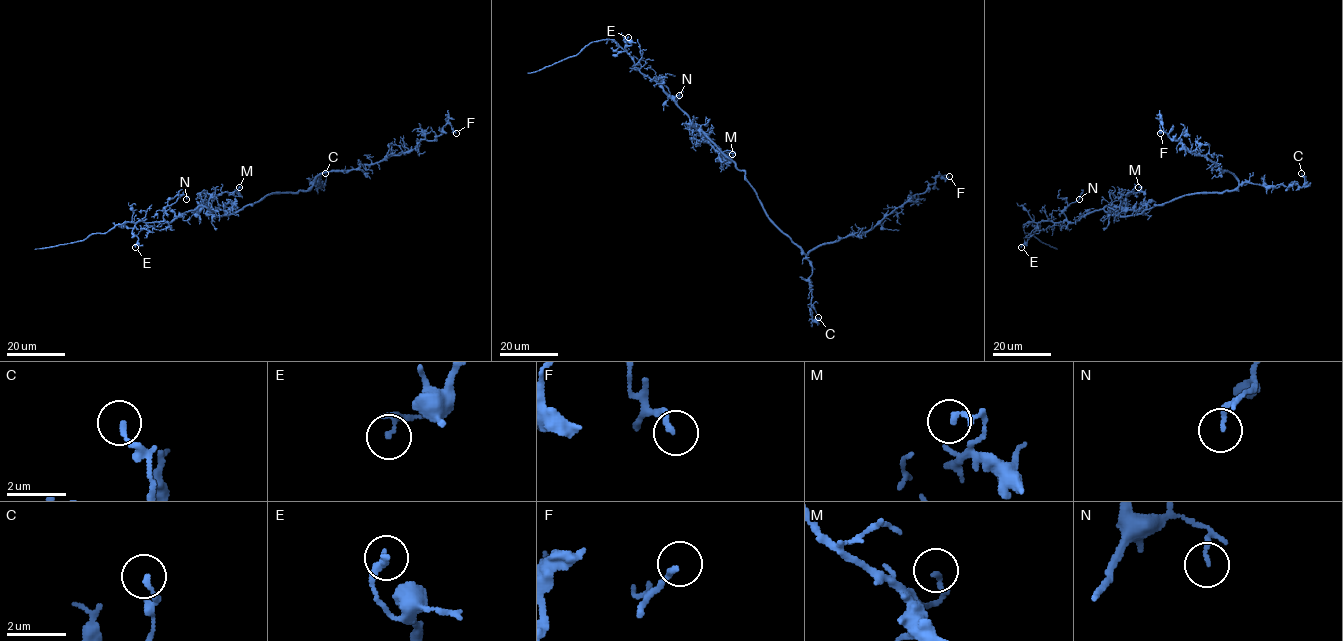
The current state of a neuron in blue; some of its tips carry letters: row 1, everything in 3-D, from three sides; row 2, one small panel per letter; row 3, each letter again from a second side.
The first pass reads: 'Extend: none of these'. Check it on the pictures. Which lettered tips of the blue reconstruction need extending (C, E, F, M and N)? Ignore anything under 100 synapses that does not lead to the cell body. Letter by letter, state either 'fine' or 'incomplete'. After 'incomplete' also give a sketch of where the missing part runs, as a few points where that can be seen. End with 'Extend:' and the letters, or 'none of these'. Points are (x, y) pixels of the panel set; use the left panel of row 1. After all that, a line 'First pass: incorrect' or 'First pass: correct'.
C: fine
E: fine
F: fine
M: fine
N: fine
Extend: none of these
First pass: correct

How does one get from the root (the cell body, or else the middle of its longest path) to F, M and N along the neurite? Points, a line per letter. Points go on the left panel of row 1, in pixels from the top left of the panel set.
F: (252, 204), (272, 193), (306, 191), (326, 172), (409, 153), (421, 139), (439, 136), (447, 123), (456, 133)
M: (252, 204), (231, 214), (209, 206), (211, 198), (239, 187)
N: (252, 204), (220, 216), (214, 216), (200, 206), (167, 222), (163, 217), (164, 209), (183, 195), (186, 199)

